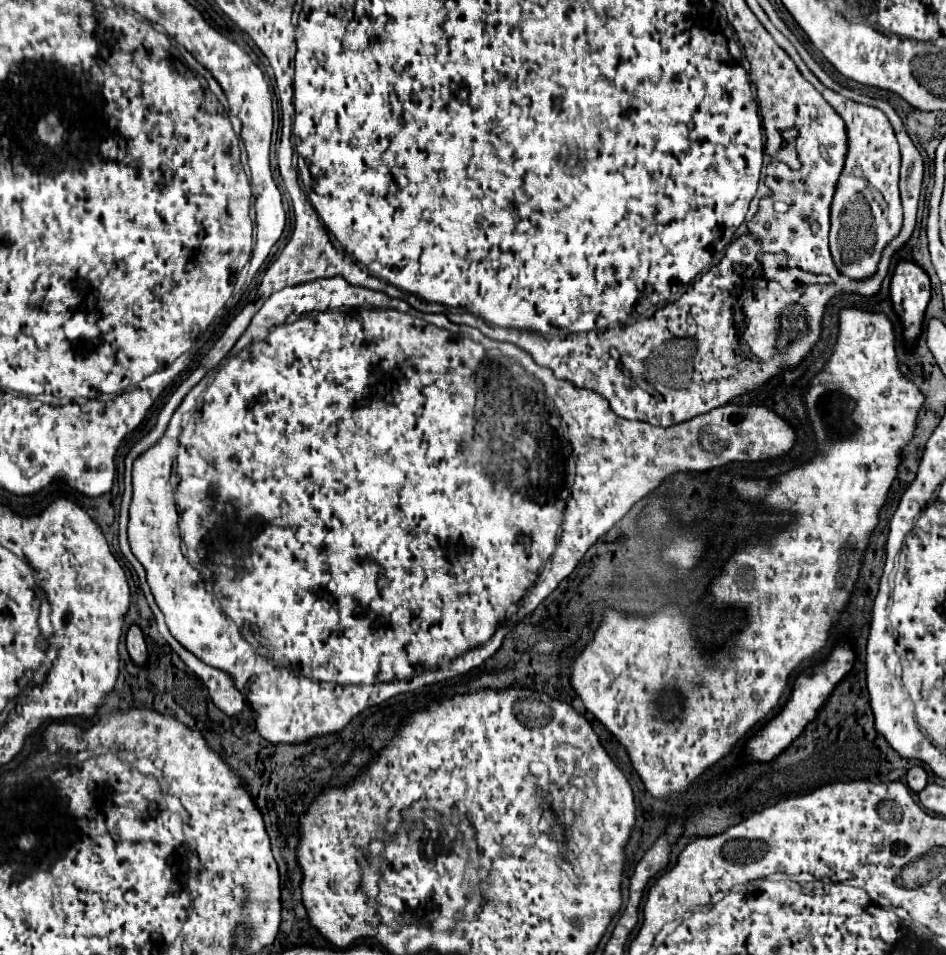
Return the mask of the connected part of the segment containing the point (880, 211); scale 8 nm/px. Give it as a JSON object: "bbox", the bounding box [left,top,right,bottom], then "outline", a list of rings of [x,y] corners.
{"bbox":[830,161,902,279],"outline":[[[844,161],[844,169],[830,205],[830,223],[830,251],[838,269],[856,279],[872,275],[884,245],[902,227],[898,177],[888,173],[888,177],[880,177],[880,185],[864,185],[864,177],[852,177],[852,173],[848,173],[848,161]]]}

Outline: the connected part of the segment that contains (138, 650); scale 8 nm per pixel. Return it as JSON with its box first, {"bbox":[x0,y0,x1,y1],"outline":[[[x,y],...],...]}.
{"bbox":[126,625,146,665],"outline":[[[130,625],[128,627],[128,633],[126,633],[126,645],[128,645],[128,653],[130,657],[138,663],[138,665],[144,665],[146,663],[146,641],[144,641],[144,633],[138,625]]]}

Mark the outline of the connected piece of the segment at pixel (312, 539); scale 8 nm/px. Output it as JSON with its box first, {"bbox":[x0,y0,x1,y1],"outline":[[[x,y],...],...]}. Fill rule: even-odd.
{"bbox":[128,277,794,745],"outline":[[[344,277],[316,279],[304,285],[284,287],[272,293],[262,305],[262,309],[252,317],[248,329],[244,331],[244,335],[238,339],[238,343],[230,351],[232,357],[226,357],[224,363],[210,375],[210,381],[204,393],[200,395],[196,409],[188,413],[184,421],[182,435],[180,435],[180,425],[182,425],[182,415],[190,411],[188,403],[182,403],[176,409],[164,437],[152,449],[148,449],[140,459],[134,461],[134,473],[132,473],[134,495],[130,503],[128,541],[130,541],[132,553],[146,569],[148,585],[160,611],[166,617],[166,625],[172,637],[180,641],[188,651],[192,651],[198,659],[202,659],[206,665],[218,667],[232,675],[236,687],[240,689],[240,693],[244,693],[246,701],[250,703],[254,711],[258,733],[274,745],[276,743],[304,743],[312,737],[340,731],[346,727],[346,723],[354,715],[358,715],[366,707],[381,706],[390,697],[412,693],[419,689],[420,685],[446,681],[450,677],[470,671],[472,667],[482,665],[488,657],[492,657],[500,649],[506,633],[524,616],[532,613],[558,587],[558,583],[572,573],[572,569],[584,557],[586,549],[594,545],[596,539],[602,537],[614,523],[618,523],[636,501],[640,501],[644,495],[656,489],[668,475],[676,471],[708,471],[712,467],[722,467],[730,461],[760,461],[760,459],[788,453],[794,445],[794,431],[788,427],[788,423],[782,421],[774,411],[766,407],[756,407],[756,405],[716,407],[710,413],[698,415],[686,423],[680,423],[668,429],[652,427],[644,421],[622,419],[612,413],[604,397],[600,397],[594,391],[578,389],[566,381],[556,379],[548,367],[536,365],[534,359],[526,355],[524,351],[520,351],[520,361],[524,361],[524,367],[522,367],[514,359],[502,357],[496,351],[488,351],[486,347],[482,349],[482,345],[478,345],[478,341],[474,343],[470,337],[454,335],[448,329],[440,329],[434,323],[420,319],[422,315],[400,313],[402,307],[398,307],[398,303],[402,301],[390,299],[388,295],[380,291],[354,287]],[[472,381],[478,381],[478,395],[472,393]],[[524,385],[538,389],[542,399],[528,399],[528,403],[520,403],[520,393]],[[174,461],[176,461],[176,473],[180,477],[176,493],[172,493],[172,487],[170,487],[170,473],[172,473]],[[174,497],[180,507],[180,521],[178,521]],[[180,535],[186,539],[188,557],[196,563],[202,563],[212,573],[214,593],[211,585],[202,585],[200,573],[186,561],[182,553]],[[366,625],[374,625],[378,627],[378,631],[366,631]],[[252,643],[260,645],[270,661],[264,655],[260,655]],[[282,667],[296,669],[296,673],[304,673],[304,675],[294,675]]]}

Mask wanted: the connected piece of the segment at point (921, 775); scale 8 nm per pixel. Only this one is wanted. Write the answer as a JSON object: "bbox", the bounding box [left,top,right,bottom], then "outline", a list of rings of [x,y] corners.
{"bbox":[906,765,928,793],"outline":[[[920,765],[908,769],[906,779],[908,779],[908,787],[910,787],[912,791],[916,791],[916,793],[920,793],[920,791],[926,787],[926,783],[928,783],[928,775],[926,775],[924,767],[920,767]]]}

